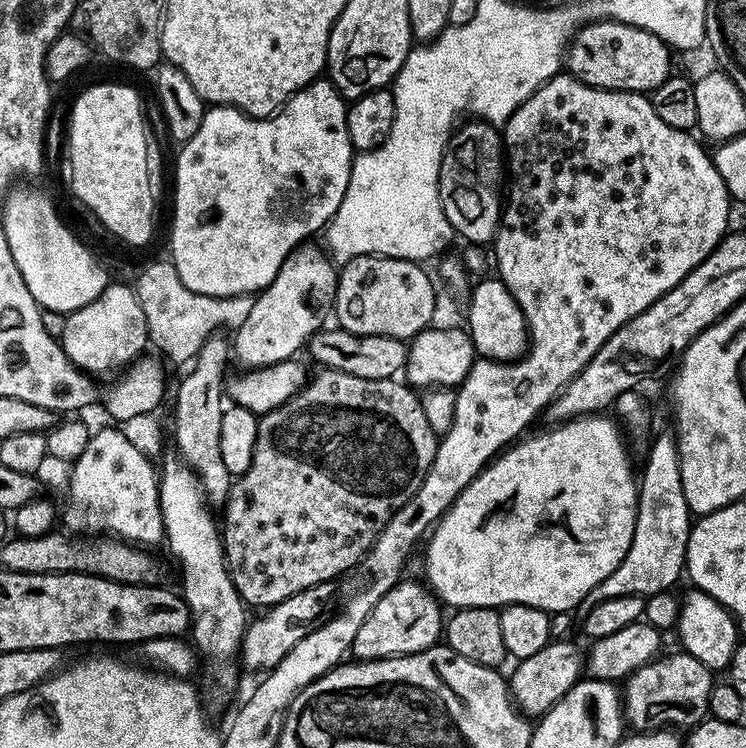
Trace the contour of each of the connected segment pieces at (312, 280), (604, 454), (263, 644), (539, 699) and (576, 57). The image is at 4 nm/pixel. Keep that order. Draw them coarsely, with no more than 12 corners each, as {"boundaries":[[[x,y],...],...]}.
{"boundaries":[[[295,248],[235,329],[245,369],[297,355],[336,307],[338,268]],[[621,425],[505,448],[431,529],[441,605],[549,614],[626,558]],[[333,581],[290,594],[249,623],[239,659],[271,670],[315,623]],[[553,639],[510,675],[515,707],[539,718],[586,672],[586,652]],[[594,20],[566,68],[592,88],[651,94],[673,71],[646,30]]]}

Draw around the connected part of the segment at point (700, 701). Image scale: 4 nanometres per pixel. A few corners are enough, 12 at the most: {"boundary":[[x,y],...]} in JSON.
{"boundary":[[683,650],[623,681],[636,732],[695,728],[713,669]]}

